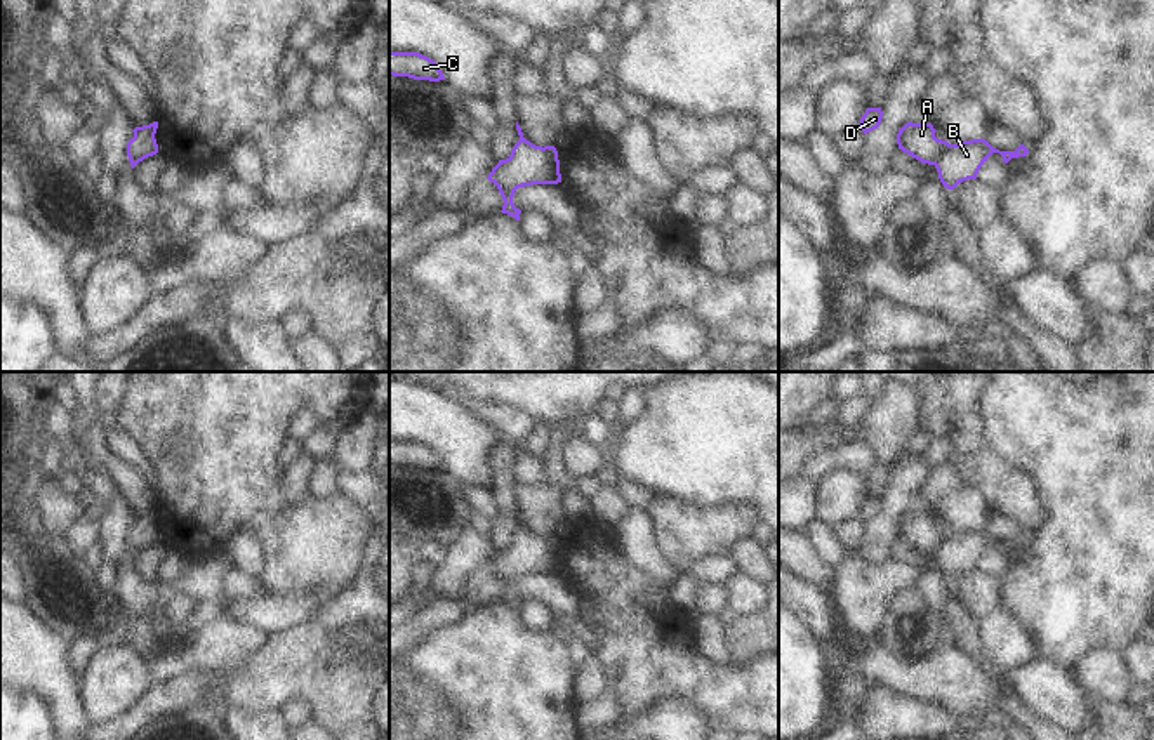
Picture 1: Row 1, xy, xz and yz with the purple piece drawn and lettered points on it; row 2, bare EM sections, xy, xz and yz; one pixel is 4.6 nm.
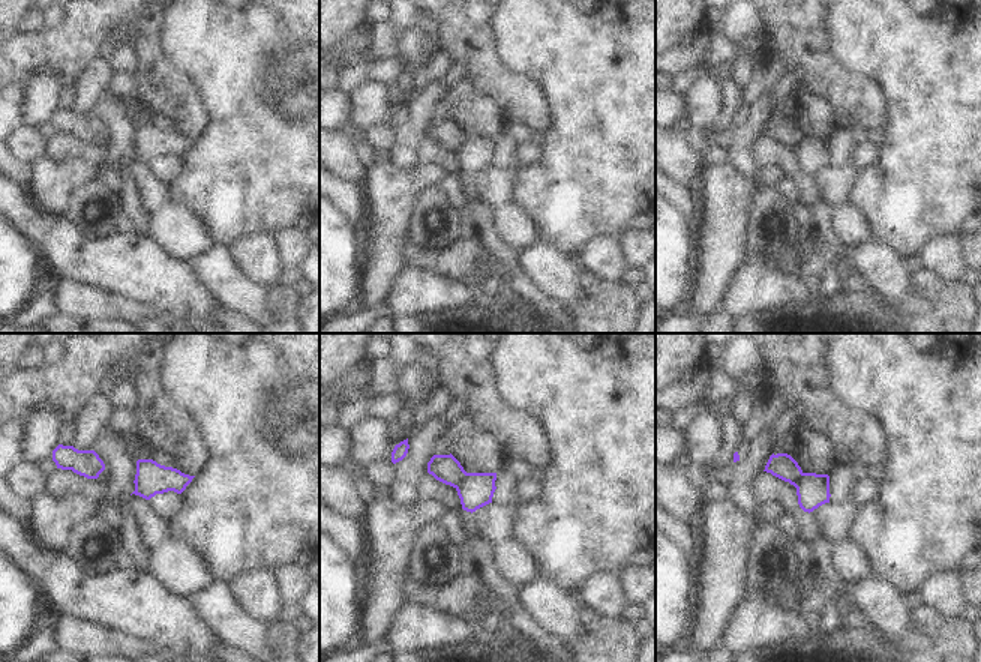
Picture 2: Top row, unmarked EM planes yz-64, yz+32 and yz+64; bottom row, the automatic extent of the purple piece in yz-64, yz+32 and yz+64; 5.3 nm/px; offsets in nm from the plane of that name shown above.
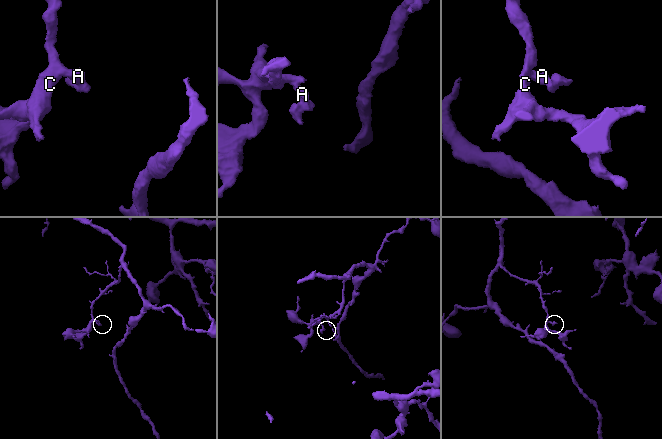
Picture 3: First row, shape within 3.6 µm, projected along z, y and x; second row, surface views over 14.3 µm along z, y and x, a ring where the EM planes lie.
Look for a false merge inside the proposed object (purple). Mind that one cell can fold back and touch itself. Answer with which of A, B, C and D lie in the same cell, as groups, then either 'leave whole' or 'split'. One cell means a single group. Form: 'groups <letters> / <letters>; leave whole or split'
groups A C D / B; split

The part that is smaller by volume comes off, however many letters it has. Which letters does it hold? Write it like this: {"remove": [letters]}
{"remove": ["B"]}

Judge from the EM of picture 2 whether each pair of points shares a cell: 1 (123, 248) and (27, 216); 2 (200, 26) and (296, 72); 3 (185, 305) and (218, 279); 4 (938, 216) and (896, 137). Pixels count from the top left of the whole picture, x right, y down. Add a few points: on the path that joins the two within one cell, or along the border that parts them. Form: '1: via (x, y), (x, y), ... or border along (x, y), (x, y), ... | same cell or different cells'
1: via (99, 252), (71, 252), (51, 233) | same cell
2: via (224, 50), (257, 72), (272, 72) | same cell
3: border along (189, 264), (192, 272), (225, 305) | different cells
4: via (929, 197), (927, 168), (915, 156) | same cell

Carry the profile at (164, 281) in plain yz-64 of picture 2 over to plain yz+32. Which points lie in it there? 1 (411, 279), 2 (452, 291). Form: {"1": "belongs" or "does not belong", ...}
{"1": "does not belong", "2": "does not belong"}

